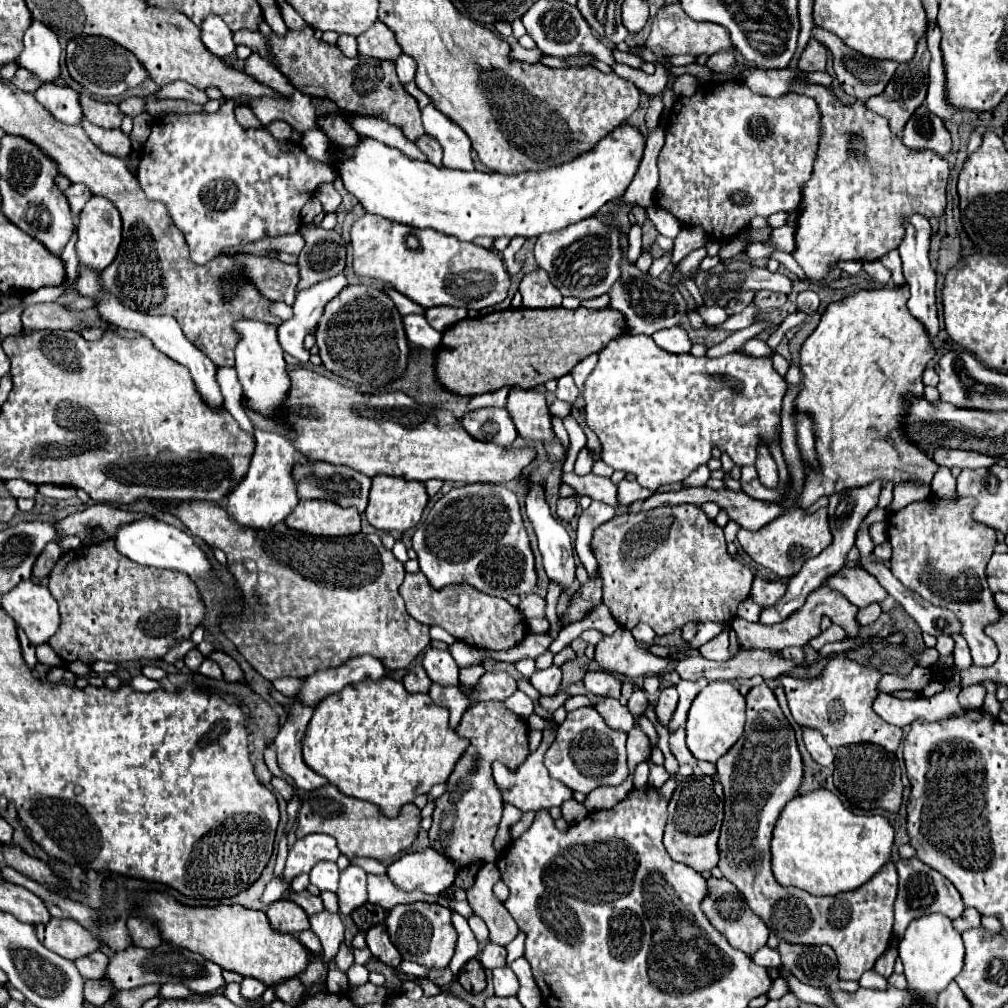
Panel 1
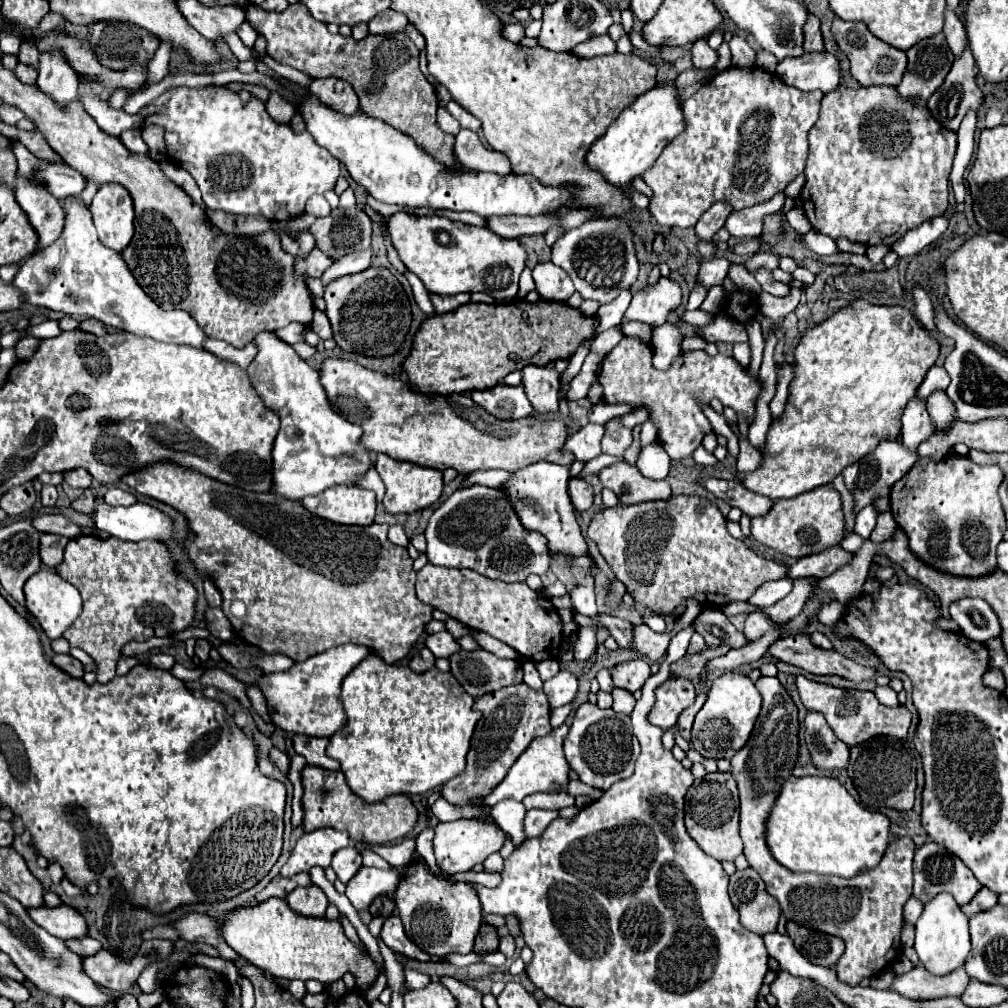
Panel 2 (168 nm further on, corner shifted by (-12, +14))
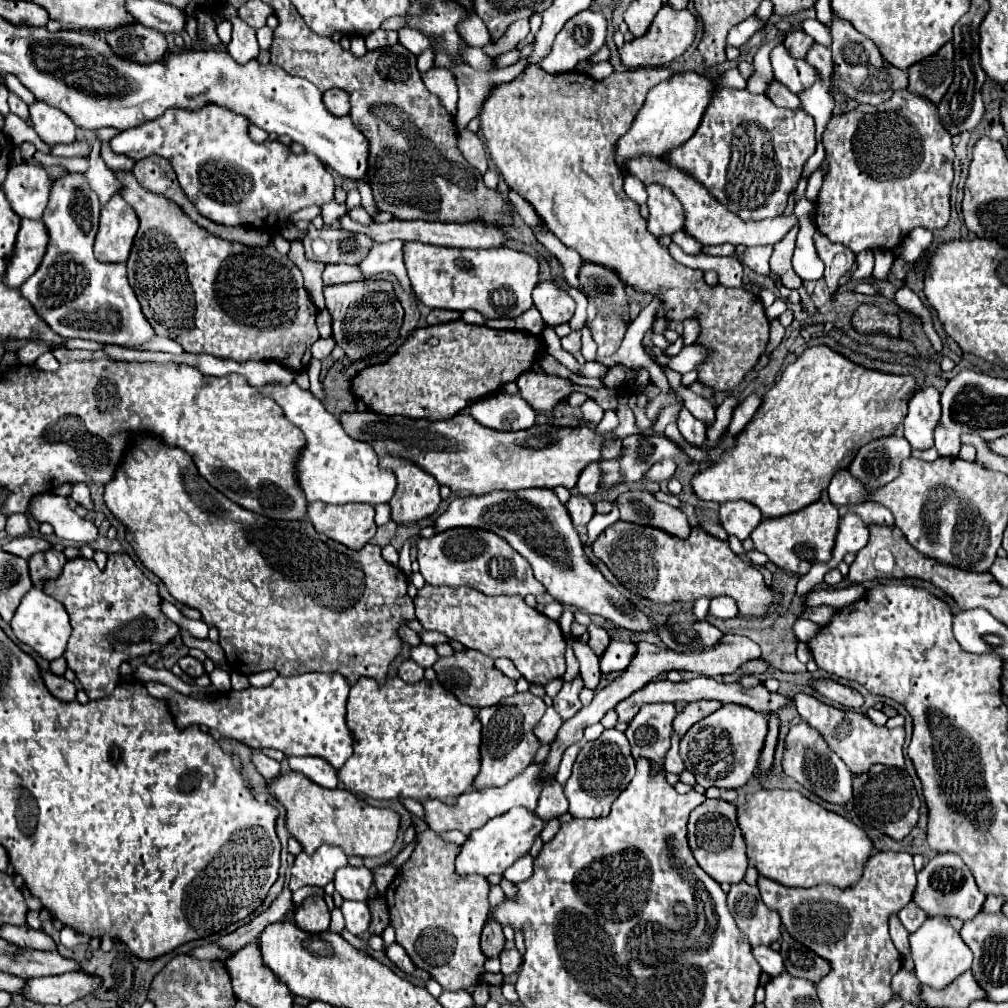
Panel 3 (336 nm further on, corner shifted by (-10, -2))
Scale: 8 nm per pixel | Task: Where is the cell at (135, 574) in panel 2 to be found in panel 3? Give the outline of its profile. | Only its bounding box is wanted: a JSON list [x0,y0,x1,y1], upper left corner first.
[44,552,178,700]

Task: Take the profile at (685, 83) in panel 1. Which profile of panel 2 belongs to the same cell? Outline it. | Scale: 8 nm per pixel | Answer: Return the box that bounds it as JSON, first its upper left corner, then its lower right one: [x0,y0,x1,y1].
[692,40,718,70]

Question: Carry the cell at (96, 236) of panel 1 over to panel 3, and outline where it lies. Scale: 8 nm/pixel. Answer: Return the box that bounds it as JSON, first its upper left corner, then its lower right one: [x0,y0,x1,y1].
[94,196,138,262]

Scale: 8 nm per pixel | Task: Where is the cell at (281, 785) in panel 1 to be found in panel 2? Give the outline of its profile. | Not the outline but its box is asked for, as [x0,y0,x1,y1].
[270,748,290,776]

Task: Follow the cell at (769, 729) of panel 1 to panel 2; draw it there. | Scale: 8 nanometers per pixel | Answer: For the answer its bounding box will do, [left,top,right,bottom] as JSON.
[732,676,912,984]

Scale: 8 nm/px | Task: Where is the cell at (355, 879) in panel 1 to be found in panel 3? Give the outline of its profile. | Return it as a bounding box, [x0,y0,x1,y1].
[342,902,370,934]

